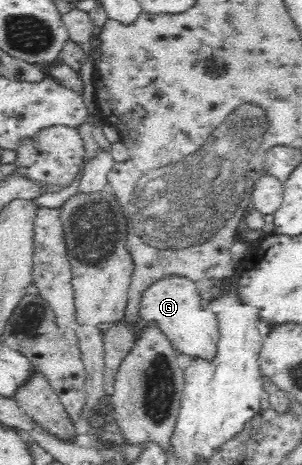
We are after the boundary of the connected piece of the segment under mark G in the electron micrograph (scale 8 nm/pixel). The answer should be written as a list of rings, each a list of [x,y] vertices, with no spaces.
[[[169,276],[143,294],[139,316],[156,325],[176,353],[180,353],[180,357],[212,361],[216,357],[218,343],[216,313],[212,313],[212,309],[204,309],[200,299],[197,283],[184,277]]]

